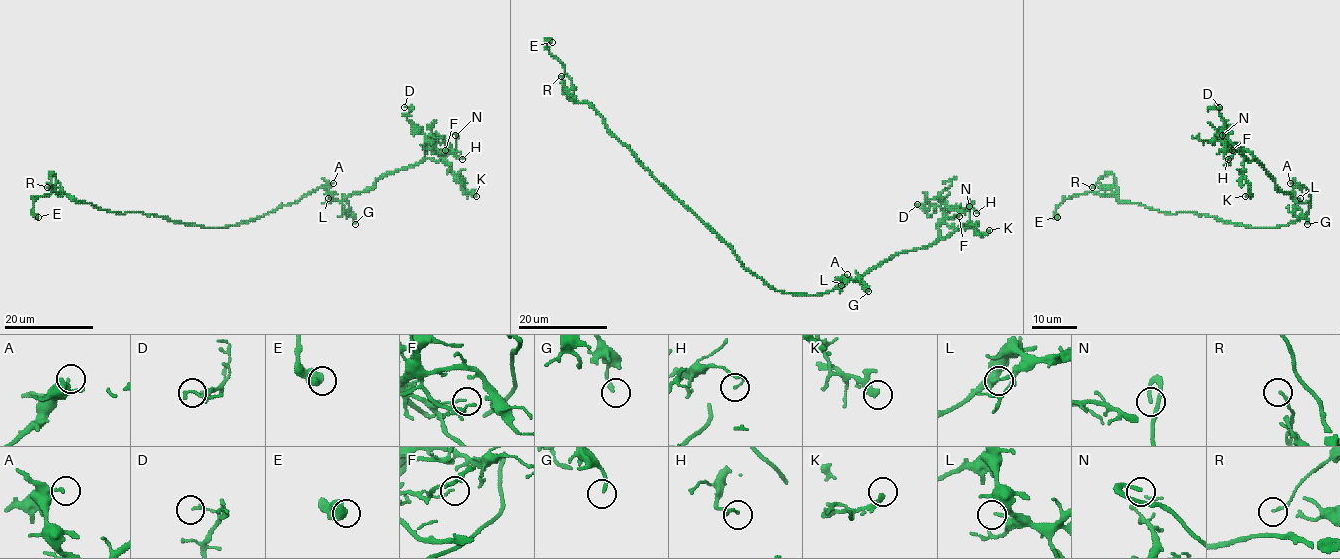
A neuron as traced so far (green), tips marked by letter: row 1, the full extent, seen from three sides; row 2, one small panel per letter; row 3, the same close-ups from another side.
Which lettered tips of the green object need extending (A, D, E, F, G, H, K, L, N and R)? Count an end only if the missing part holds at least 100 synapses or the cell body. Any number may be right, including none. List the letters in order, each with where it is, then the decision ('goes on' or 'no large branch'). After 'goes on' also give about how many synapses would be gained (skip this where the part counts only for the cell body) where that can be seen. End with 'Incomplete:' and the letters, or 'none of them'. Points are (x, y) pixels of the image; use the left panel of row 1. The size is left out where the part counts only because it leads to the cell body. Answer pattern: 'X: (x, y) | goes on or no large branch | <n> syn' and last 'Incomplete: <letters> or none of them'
A: (333, 183) | no large branch
D: (404, 107) | no large branch
E: (38, 217) | no large branch
F: (445, 150) | no large branch
G: (355, 224) | no large branch
H: (462, 159) | no large branch
K: (476, 196) | no large branch
L: (328, 198) | no large branch
N: (455, 135) | goes on
R: (47, 187) | no large branch
Incomplete: N

